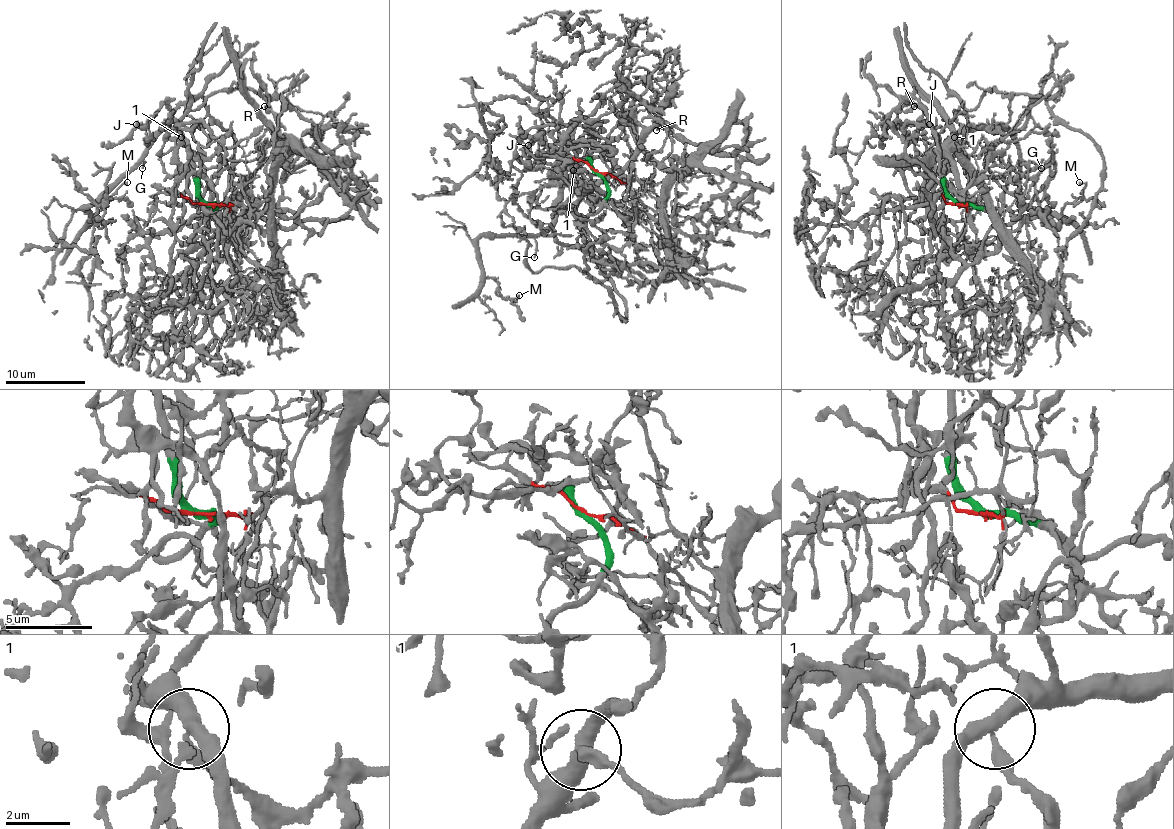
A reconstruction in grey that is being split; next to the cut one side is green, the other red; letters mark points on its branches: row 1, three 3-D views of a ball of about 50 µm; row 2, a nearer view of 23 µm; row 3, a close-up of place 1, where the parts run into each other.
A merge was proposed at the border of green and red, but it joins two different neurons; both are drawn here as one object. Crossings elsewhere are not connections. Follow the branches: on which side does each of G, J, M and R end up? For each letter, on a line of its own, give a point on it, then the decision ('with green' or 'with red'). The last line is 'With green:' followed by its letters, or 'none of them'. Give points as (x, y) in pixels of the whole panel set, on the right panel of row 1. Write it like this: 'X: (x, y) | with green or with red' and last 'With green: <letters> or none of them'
G: (1041, 168) | with green
J: (929, 124) | with red
M: (1079, 182) | with green
R: (914, 106) | with red
With green: G, M

